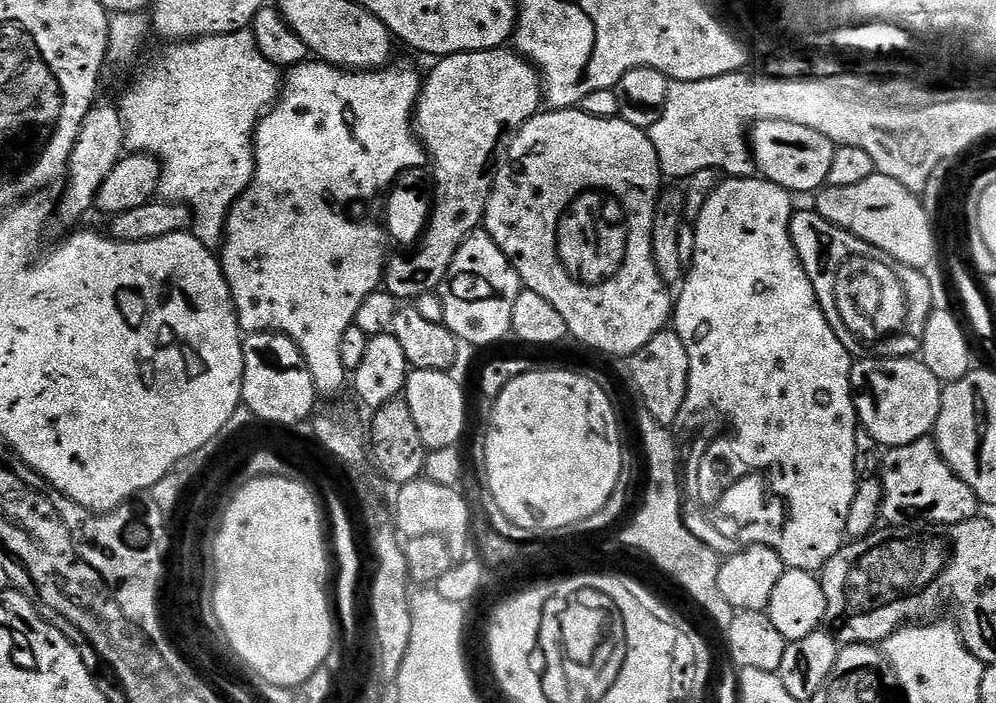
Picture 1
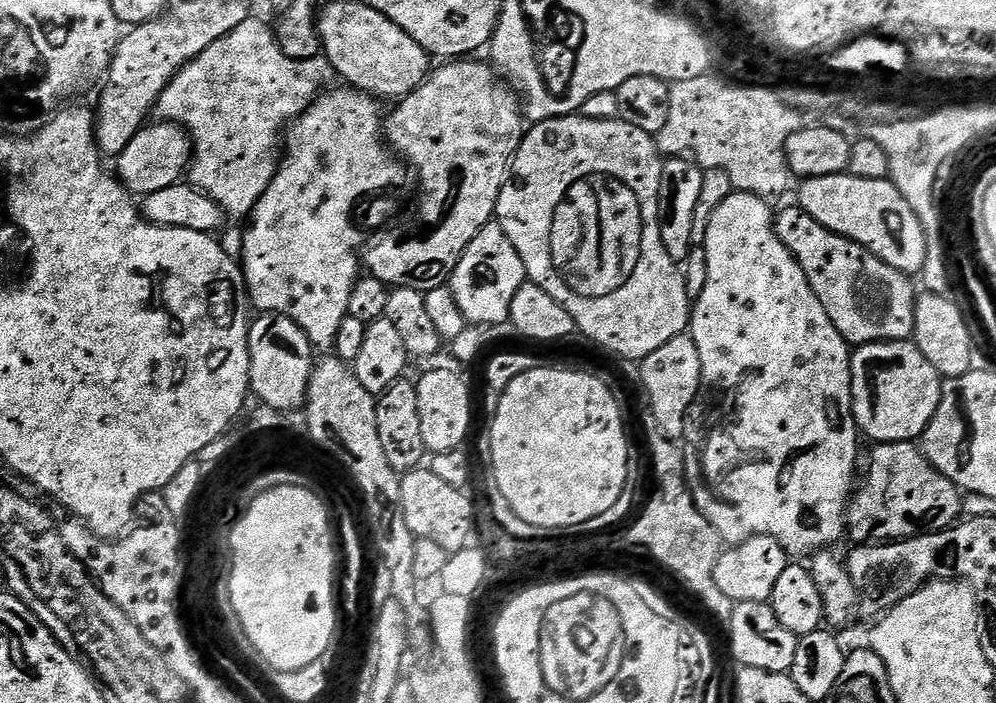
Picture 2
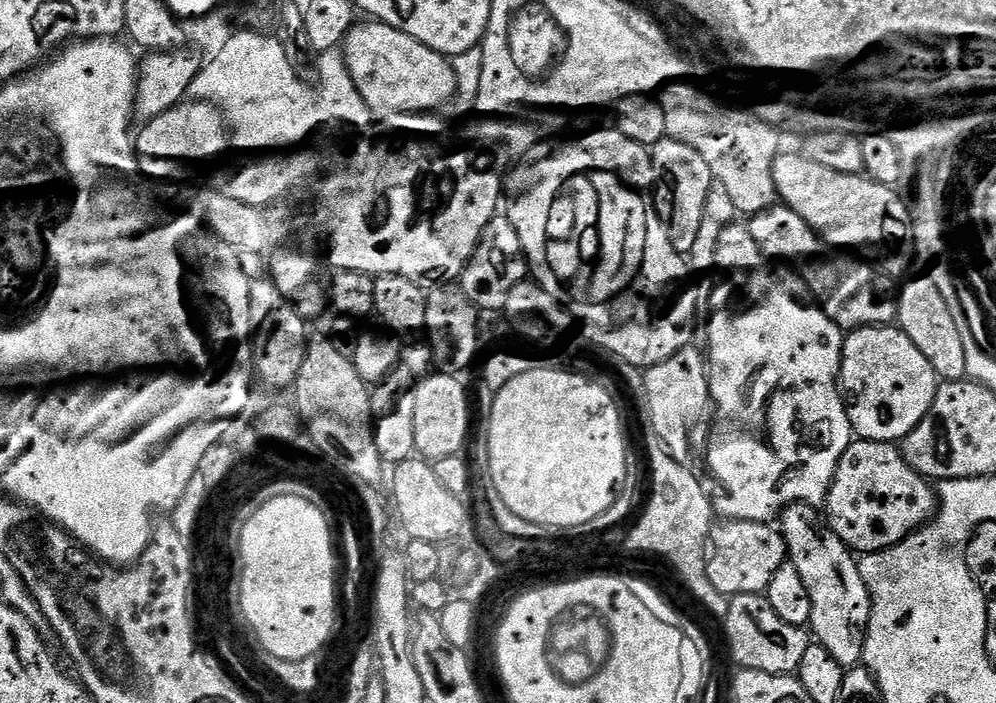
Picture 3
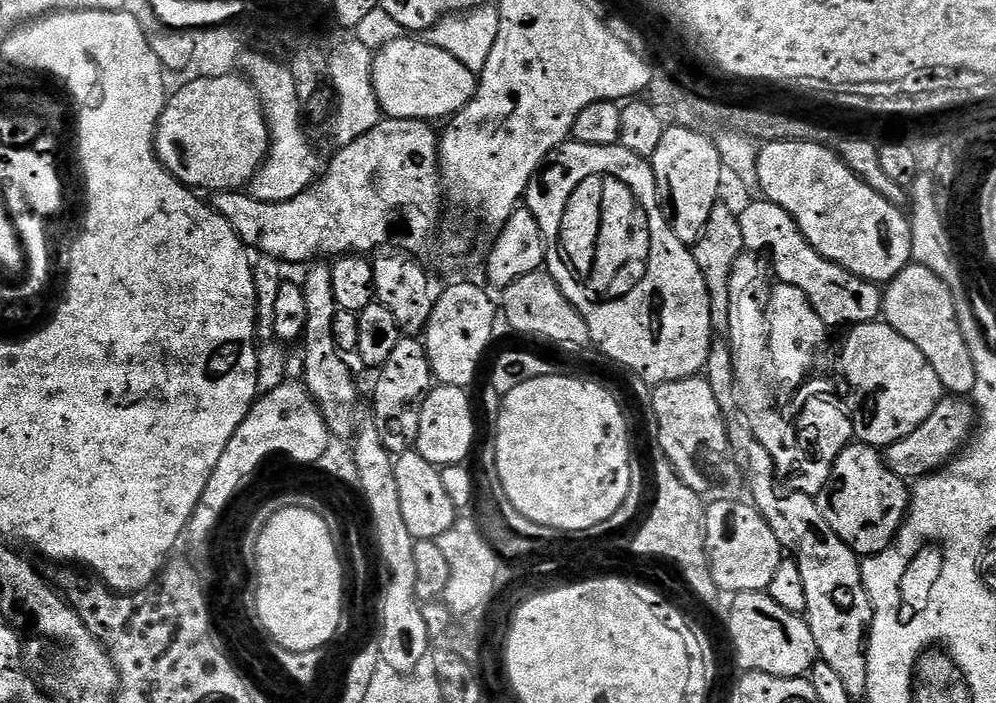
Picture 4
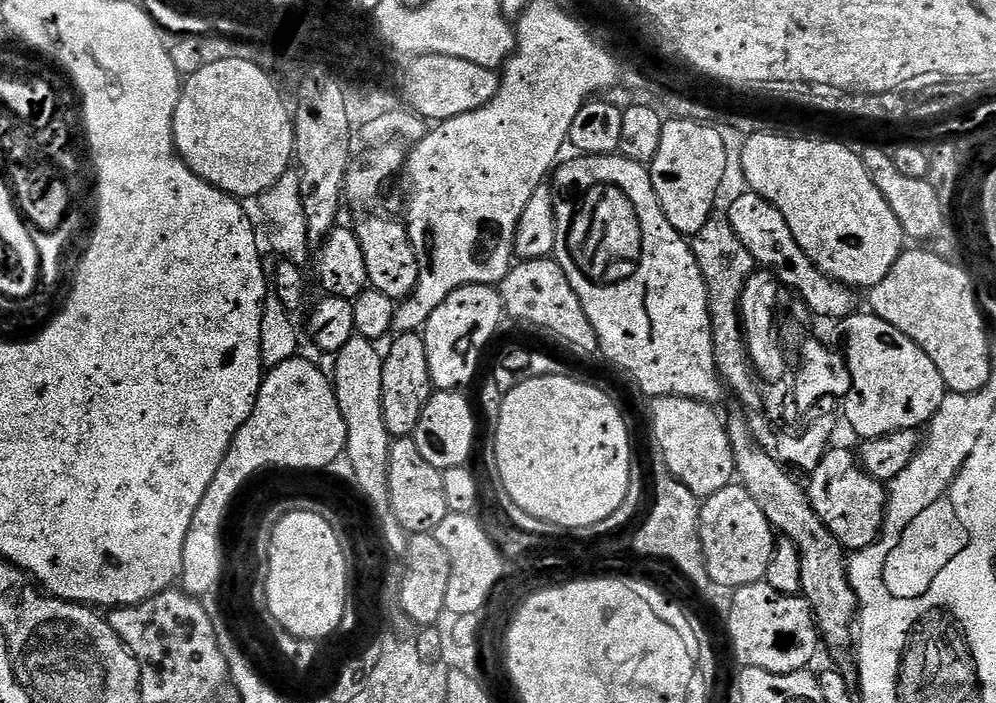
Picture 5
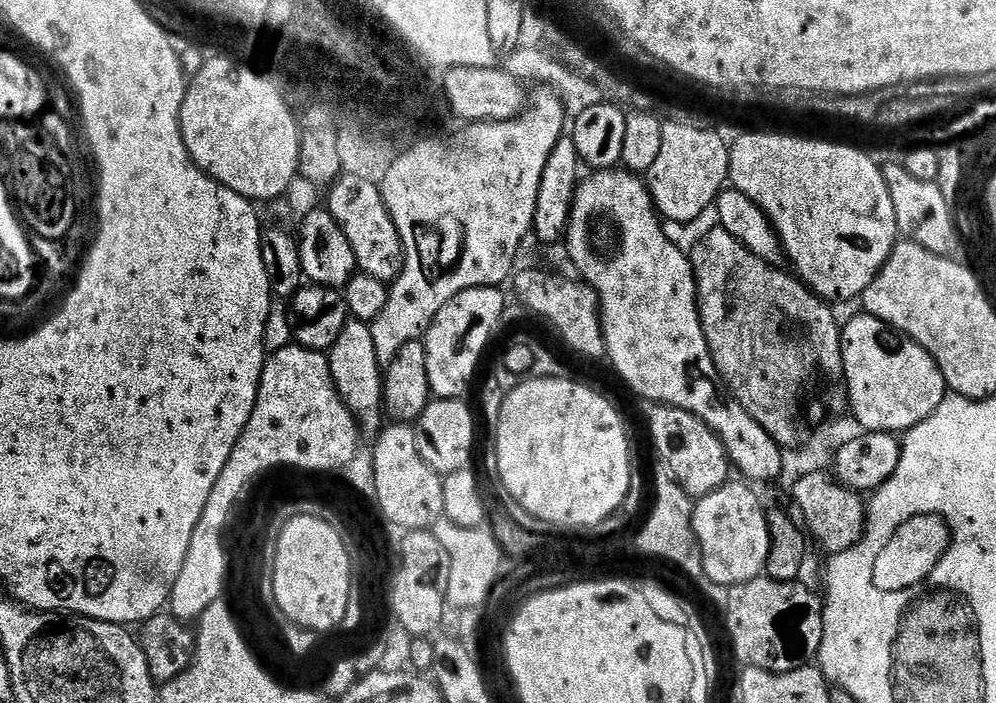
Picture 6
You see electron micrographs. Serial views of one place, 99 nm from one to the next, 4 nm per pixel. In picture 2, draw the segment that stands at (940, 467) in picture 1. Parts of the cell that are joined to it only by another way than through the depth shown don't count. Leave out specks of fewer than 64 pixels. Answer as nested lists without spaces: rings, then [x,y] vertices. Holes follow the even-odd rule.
[[[913,441],[875,445],[864,481],[851,493],[846,509],[846,536],[857,545],[925,536],[951,528],[962,516],[962,492],[925,458]]]

